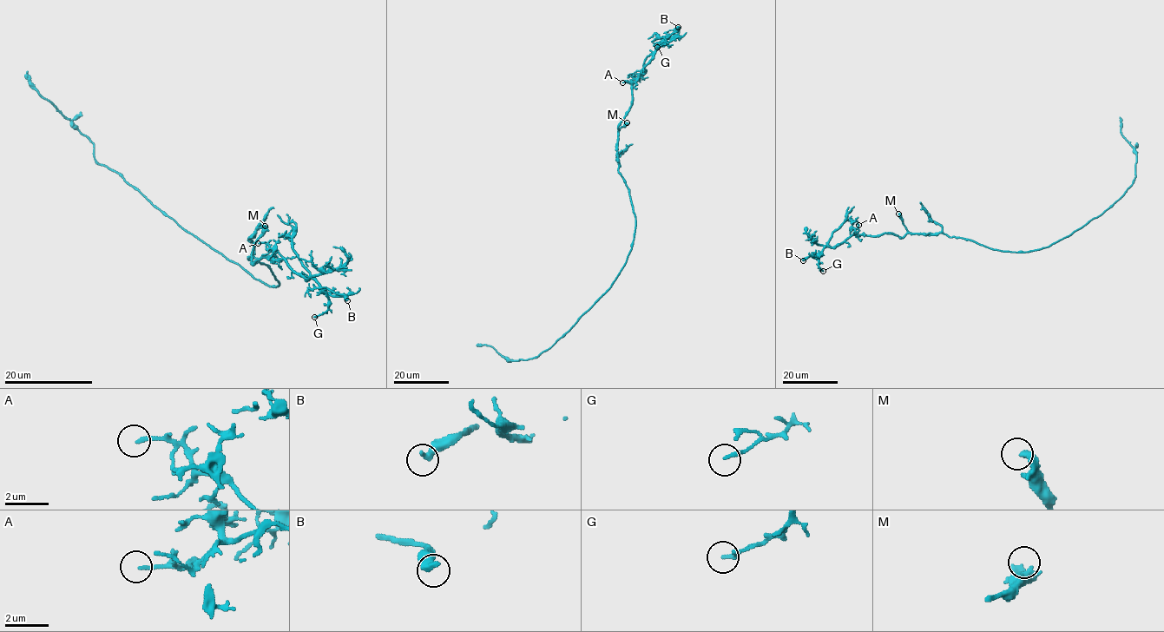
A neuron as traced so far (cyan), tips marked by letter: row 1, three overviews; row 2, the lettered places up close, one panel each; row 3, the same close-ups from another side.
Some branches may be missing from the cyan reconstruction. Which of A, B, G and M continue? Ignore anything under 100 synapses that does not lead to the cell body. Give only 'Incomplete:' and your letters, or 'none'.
Incomplete: B

